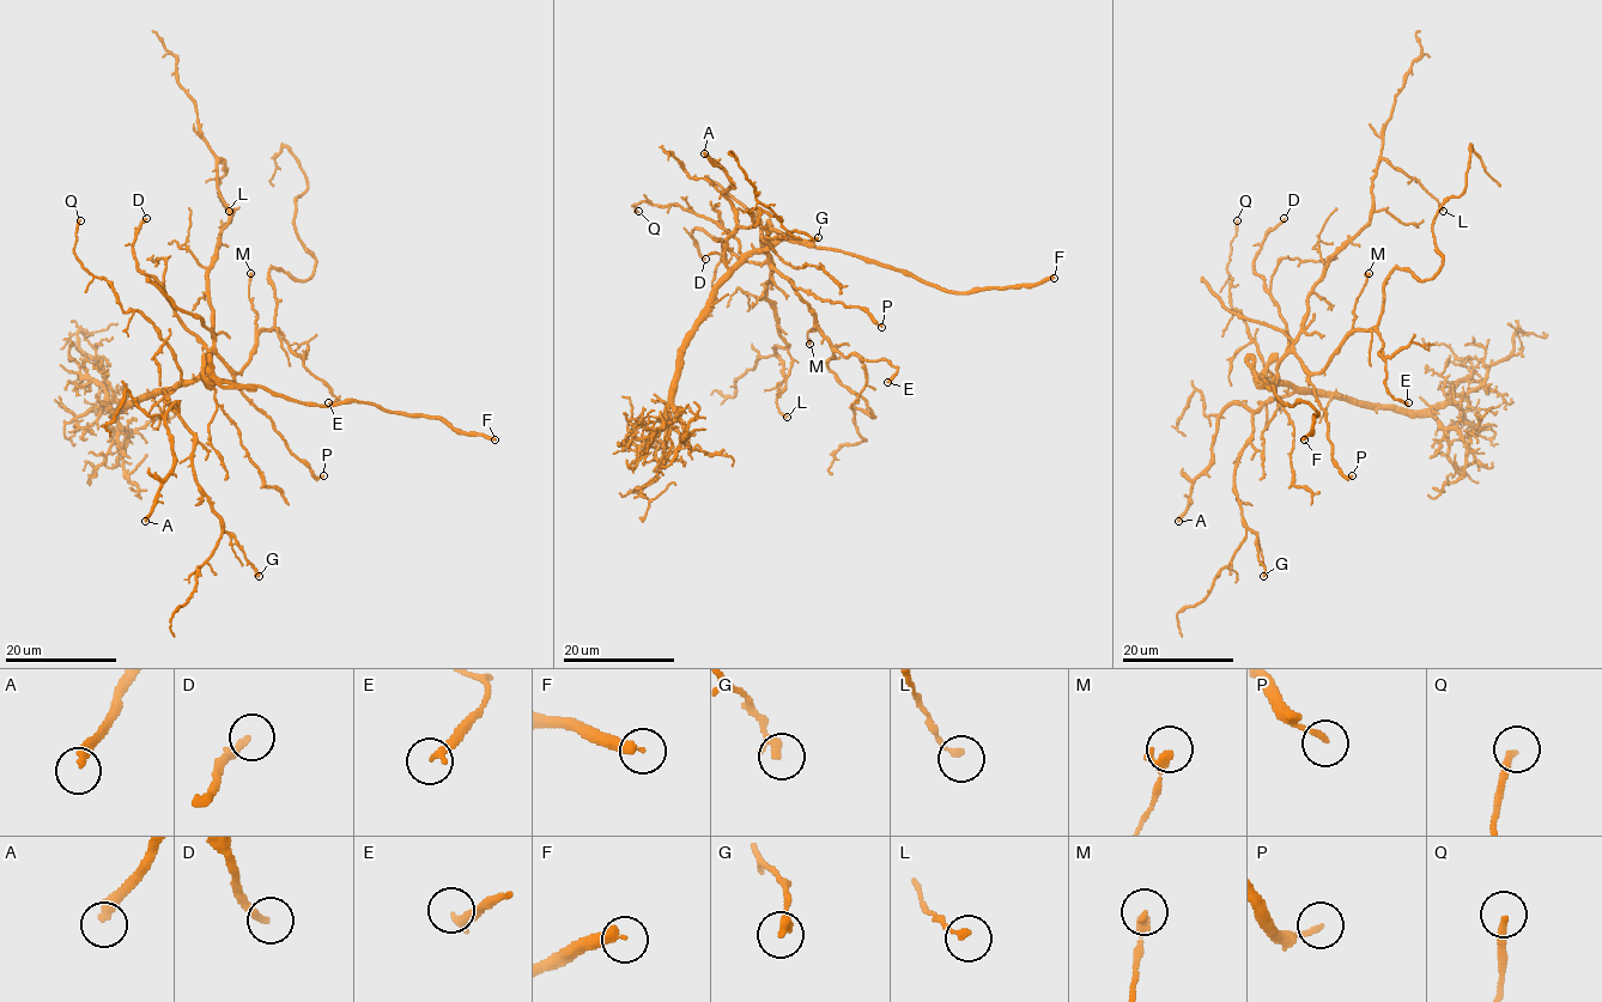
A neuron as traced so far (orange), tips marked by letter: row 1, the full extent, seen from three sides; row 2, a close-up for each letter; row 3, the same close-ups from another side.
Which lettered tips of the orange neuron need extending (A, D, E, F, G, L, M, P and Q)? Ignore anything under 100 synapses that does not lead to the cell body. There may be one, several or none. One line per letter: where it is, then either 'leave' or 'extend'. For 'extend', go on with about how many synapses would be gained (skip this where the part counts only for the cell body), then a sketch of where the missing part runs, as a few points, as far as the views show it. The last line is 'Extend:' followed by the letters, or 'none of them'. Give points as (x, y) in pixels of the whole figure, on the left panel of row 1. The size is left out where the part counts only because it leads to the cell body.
A: place (145, 521); leave
D: place (146, 218); leave
E: place (328, 402); leave
F: place (495, 439); leave
G: place (259, 576); leave
L: place (229, 211); leave
M: place (250, 273); leave
P: place (323, 475); leave
Q: place (80, 220); leave
Extend: none of them

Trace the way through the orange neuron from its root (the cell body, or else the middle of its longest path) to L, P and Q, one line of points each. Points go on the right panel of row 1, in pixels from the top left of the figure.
L: (1310, 371), (1293, 351), (1309, 292), (1323, 267), (1369, 222), (1376, 165), (1385, 159), (1401, 169), (1443, 211)
P: (1310, 371), (1309, 382), (1315, 398), (1326, 413), (1332, 460), (1345, 477), (1352, 475)
Q: (1310, 371), (1290, 352), (1278, 369), (1280, 381), (1264, 365), (1241, 313), (1231, 308), (1227, 265), (1237, 220)

